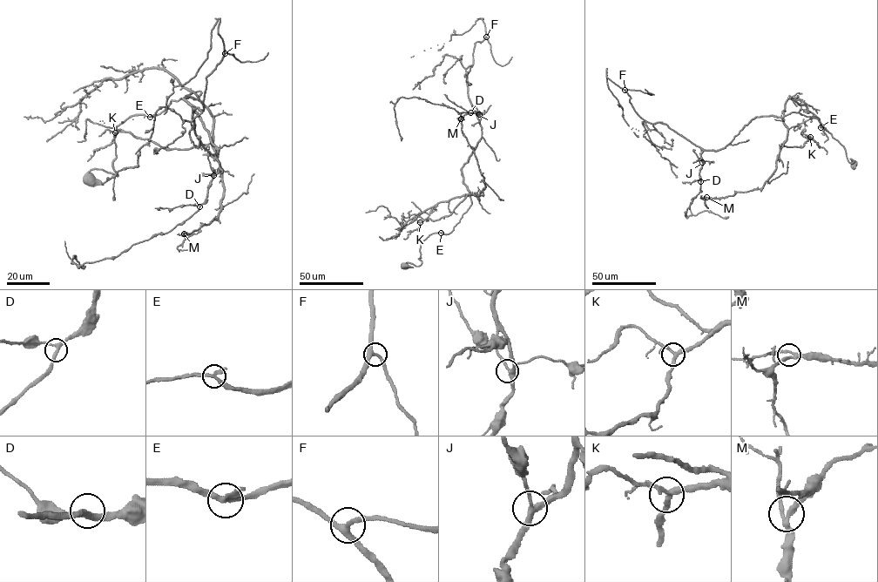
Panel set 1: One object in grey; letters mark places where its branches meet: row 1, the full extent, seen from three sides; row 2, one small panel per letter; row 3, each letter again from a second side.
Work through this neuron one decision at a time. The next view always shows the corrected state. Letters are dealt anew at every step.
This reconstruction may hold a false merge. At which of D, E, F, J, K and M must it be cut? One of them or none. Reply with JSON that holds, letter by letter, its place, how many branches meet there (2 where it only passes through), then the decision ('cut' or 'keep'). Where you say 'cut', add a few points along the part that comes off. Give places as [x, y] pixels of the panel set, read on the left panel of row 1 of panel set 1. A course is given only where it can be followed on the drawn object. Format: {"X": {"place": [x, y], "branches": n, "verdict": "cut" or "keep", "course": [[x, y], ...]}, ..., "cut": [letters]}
{"D": {"place": [199, 206], "branches": 3, "verdict": "keep"}, "E": {"place": [150, 117], "branches": 3, "verdict": "keep"}, "F": {"place": [225, 53], "branches": 3, "verdict": "keep"}, "J": {"place": [213, 175], "branches": 3, "verdict": "keep"}, "K": {"place": [115, 132], "branches": 3, "verdict": "keep"}, "M": {"place": [184, 233], "branches": 3, "verdict": "keep"}, "cut": []}

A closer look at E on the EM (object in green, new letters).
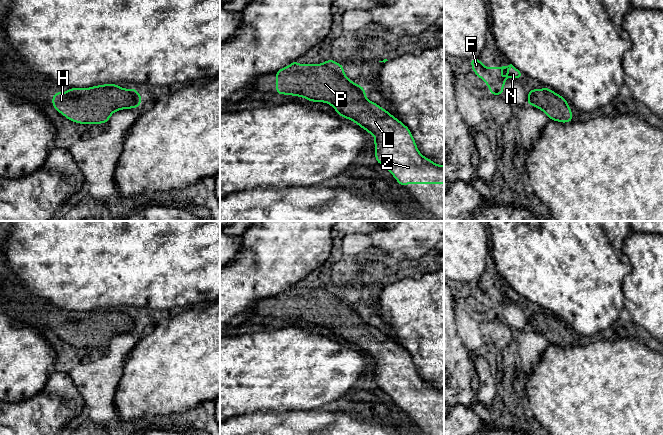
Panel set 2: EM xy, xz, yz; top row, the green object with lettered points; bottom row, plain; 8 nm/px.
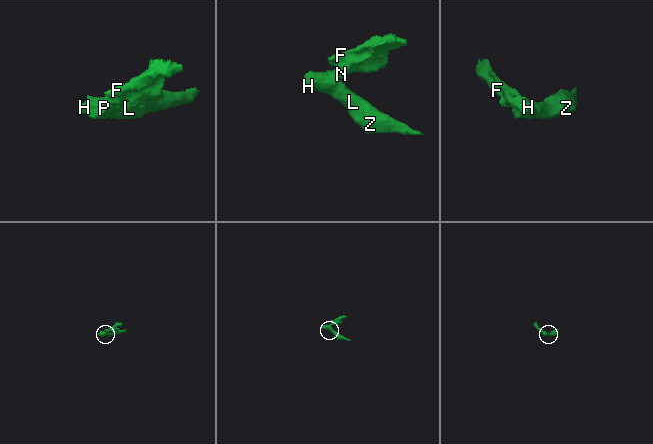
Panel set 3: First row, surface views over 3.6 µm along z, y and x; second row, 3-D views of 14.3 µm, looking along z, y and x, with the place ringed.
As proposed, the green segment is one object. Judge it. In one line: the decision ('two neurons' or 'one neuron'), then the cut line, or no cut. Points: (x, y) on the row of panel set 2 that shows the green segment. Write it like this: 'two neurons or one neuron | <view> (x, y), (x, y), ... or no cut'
one neuron | no cut

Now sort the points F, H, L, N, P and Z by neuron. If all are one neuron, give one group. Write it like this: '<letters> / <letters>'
F H L N P Z

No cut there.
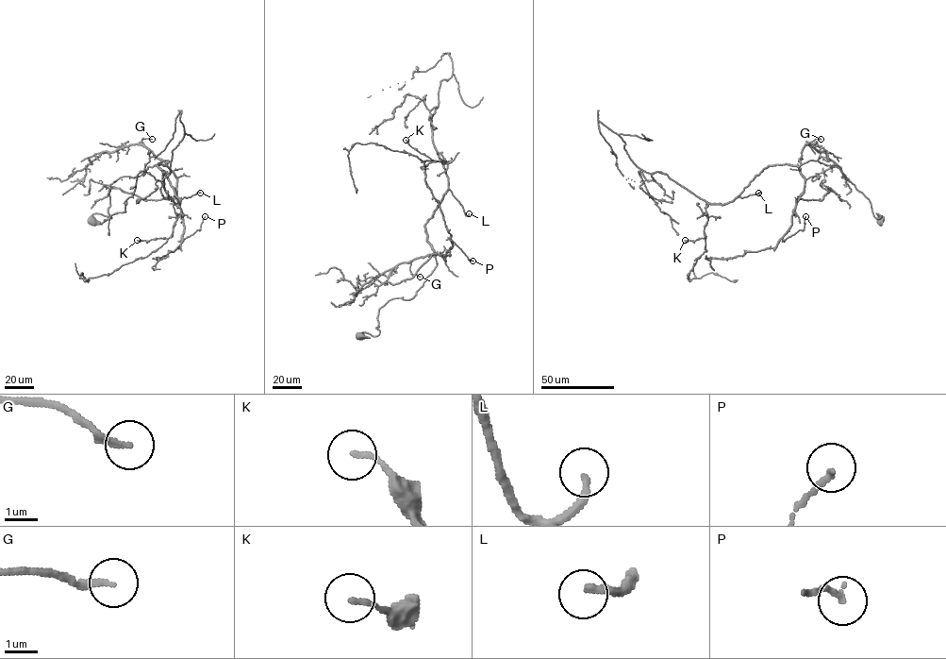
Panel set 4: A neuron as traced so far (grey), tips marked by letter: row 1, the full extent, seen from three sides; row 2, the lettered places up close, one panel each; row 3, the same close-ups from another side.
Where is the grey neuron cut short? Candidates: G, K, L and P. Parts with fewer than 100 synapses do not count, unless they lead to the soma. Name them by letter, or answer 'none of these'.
L

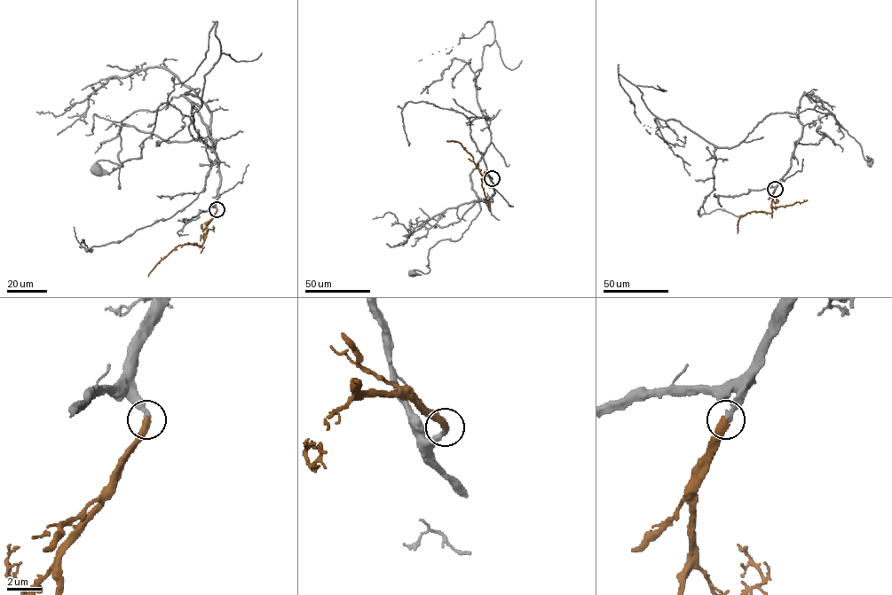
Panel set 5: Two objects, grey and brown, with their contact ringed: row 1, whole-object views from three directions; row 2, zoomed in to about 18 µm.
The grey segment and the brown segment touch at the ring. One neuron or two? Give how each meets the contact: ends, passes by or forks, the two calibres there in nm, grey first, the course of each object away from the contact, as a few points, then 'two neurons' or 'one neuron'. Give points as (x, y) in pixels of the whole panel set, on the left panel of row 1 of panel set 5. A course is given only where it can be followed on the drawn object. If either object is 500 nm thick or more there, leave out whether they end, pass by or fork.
grey ends there; brown ends there; 340 nm thick on the grey side, 440 nm on the other; grey runs (217, 209), (219, 161), (199, 89), (123, 119), (122, 166), (99, 160), (96, 170); brown runs (217, 209), (207, 225), (202, 245), (178, 245), (148, 277); one neuron

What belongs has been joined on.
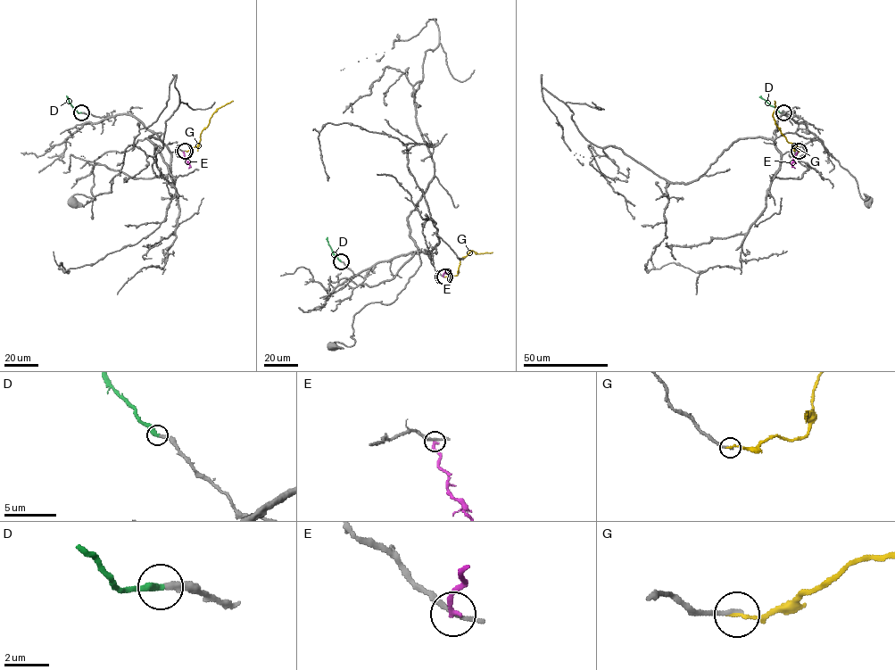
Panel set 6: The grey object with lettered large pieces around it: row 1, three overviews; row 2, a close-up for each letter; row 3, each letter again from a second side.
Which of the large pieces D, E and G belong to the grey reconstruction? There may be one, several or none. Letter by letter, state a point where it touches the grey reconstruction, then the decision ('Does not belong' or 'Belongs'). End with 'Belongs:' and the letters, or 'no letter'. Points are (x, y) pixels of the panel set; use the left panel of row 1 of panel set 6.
D: Touches grey at (81, 112). Belongs
E: Touches grey at (183, 151). Does not belong
G: Touches grey at (185, 151). Does not belong
Belongs: D

